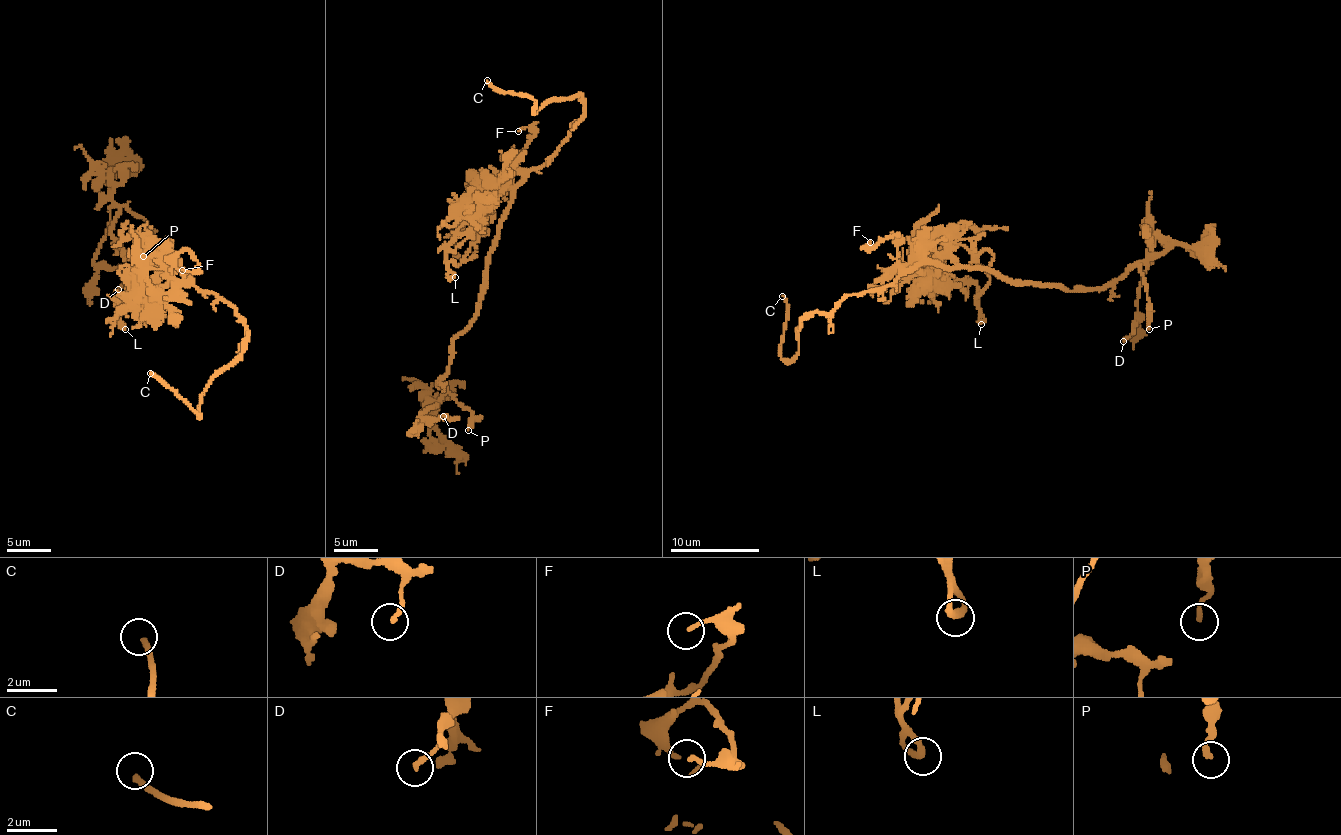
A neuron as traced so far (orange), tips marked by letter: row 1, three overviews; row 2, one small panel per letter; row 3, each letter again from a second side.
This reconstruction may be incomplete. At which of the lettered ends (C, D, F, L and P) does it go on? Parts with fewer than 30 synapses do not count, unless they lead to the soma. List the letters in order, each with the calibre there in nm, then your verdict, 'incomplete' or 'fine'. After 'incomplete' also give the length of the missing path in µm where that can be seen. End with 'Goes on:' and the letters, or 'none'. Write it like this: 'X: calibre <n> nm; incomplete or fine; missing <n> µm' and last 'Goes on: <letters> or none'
C: calibre 240 nm; incomplete; missing 35 µm
D: calibre 200 nm; fine
F: calibre 160 nm; fine
L: calibre 300 nm; fine
P: calibre 180 nm; fine
Goes on: C

